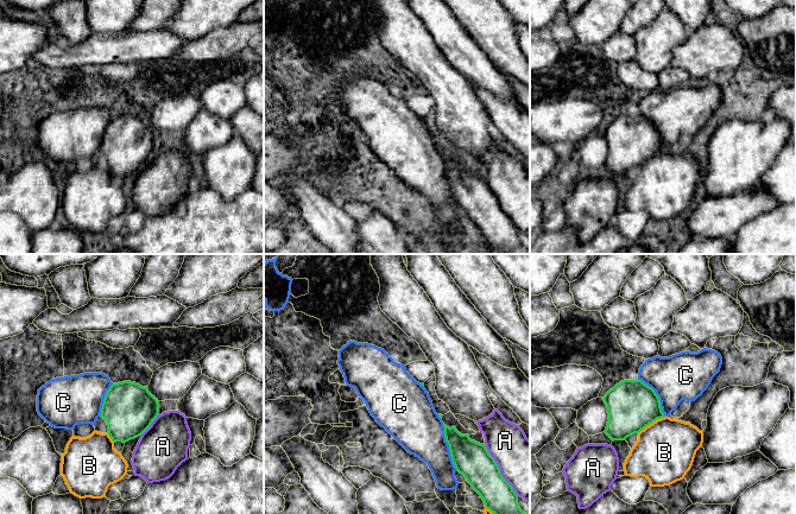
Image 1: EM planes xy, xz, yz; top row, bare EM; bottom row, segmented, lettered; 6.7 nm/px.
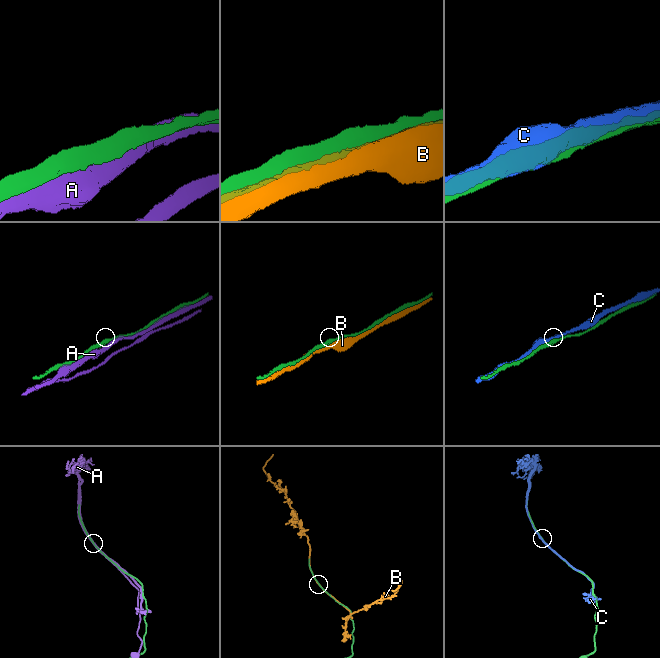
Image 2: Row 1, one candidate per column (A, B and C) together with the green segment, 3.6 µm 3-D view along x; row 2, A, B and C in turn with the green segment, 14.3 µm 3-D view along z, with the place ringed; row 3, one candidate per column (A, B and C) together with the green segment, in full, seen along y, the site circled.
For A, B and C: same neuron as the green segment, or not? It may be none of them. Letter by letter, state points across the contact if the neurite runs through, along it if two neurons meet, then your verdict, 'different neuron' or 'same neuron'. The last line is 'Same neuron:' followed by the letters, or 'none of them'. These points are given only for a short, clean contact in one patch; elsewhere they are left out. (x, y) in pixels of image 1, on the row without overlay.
A: different neuron
B: different neuron
C: same neuron
Same neuron: C

